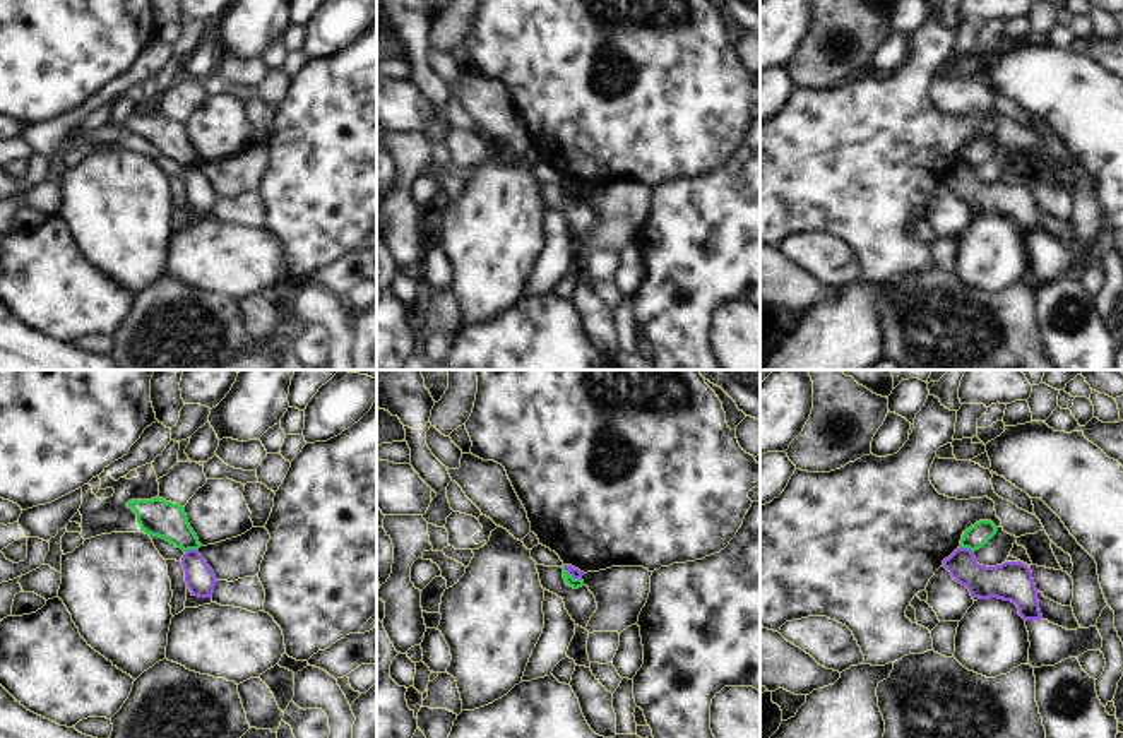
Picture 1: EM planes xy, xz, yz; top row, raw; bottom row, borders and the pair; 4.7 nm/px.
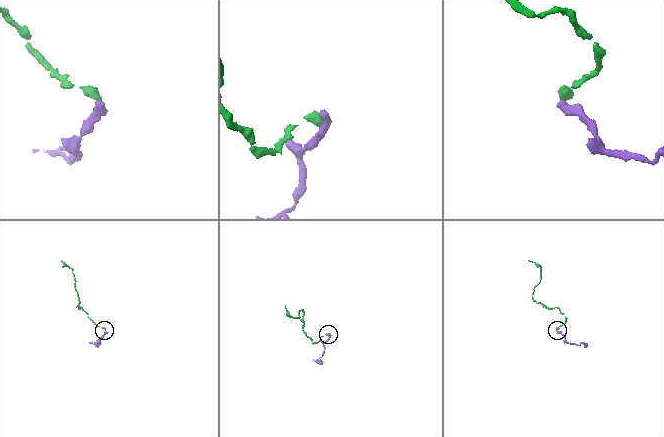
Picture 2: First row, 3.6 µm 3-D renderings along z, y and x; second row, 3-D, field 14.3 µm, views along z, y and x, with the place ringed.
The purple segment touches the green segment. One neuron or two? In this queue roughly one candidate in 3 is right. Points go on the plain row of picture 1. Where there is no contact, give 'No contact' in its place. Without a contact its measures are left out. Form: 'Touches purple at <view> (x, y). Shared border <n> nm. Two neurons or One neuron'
Touches purple at xy (190, 166). Shared border 70 nm. Two neurons

